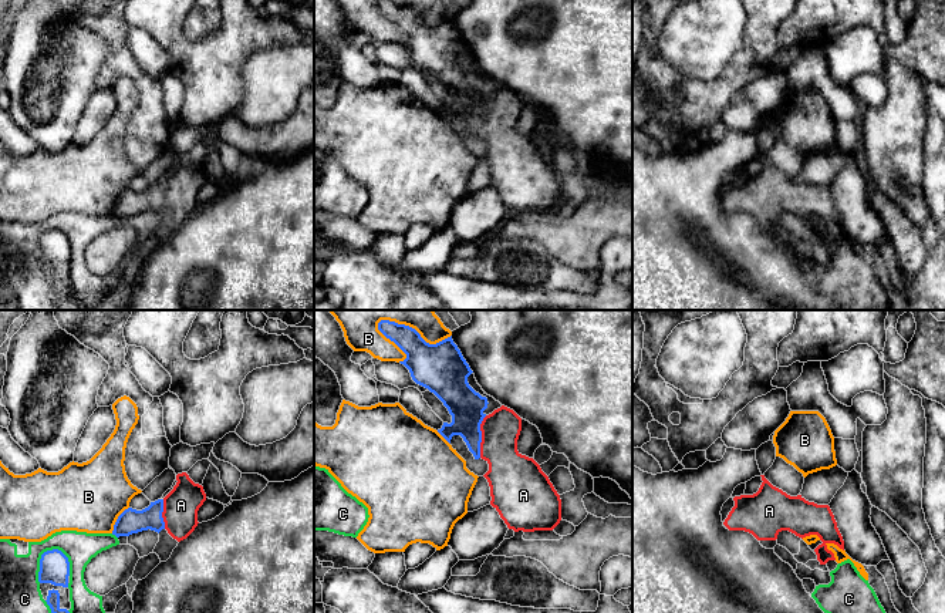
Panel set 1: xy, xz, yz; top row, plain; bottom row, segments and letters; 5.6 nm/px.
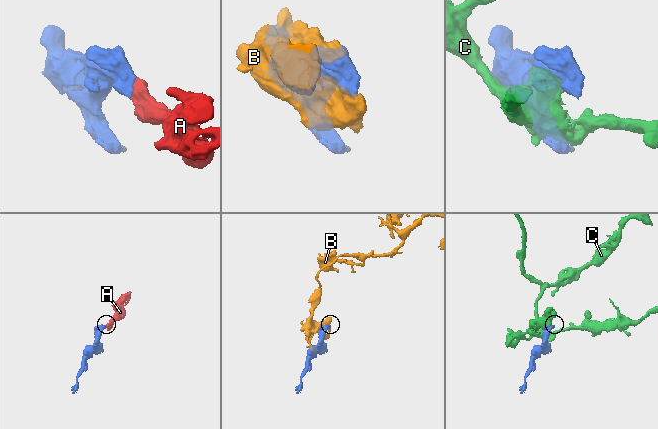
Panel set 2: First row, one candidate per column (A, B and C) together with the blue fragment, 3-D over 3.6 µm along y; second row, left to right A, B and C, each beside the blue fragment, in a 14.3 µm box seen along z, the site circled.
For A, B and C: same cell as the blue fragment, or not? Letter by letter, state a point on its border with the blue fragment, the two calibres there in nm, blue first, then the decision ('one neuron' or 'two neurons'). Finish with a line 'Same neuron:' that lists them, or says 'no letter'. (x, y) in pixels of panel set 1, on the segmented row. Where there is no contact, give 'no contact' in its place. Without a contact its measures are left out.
A: contact xz (481, 437); calibres 200 and 240 nm; one neuron
B: contact xz (414, 329); calibres 260 and 190 nm; two neurons
C: contact xy (40, 559); calibres 180 and 220 nm; two neurons
Same neuron: A

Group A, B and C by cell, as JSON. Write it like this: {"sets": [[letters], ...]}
{"sets": [["A"], ["B"], ["C"]]}

